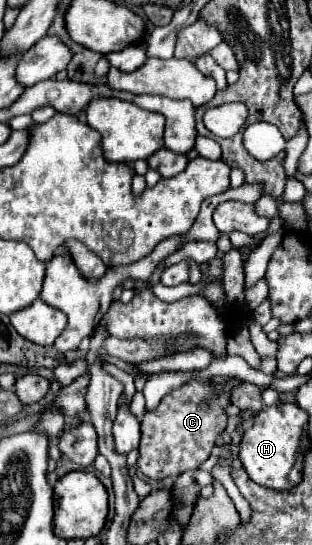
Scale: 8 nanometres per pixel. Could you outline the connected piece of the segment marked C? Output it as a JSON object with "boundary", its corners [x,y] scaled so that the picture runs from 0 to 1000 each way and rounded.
{"boundary":[[[606,699],[593,703],[587,710],[548,717],[542,725],[529,725],[510,739],[510,747],[497,754],[478,754],[465,758],[458,772],[452,772],[452,817],[446,817],[446,846],[439,846],[439,857],[458,872],[471,872],[478,879],[529,879],[529,875],[567,875],[574,868],[593,868],[593,864],[625,864],[670,835],[676,835],[676,824],[689,817],[689,806],[702,802],[708,791],[721,791],[721,780],[728,780],[728,761],[715,758],[715,747],[721,743],[740,743],[734,739],[734,721],[740,714],[772,703],[772,699],[734,699],[721,717],[702,721],[702,725],[683,725],[683,714],[670,703],[657,699]]]}

